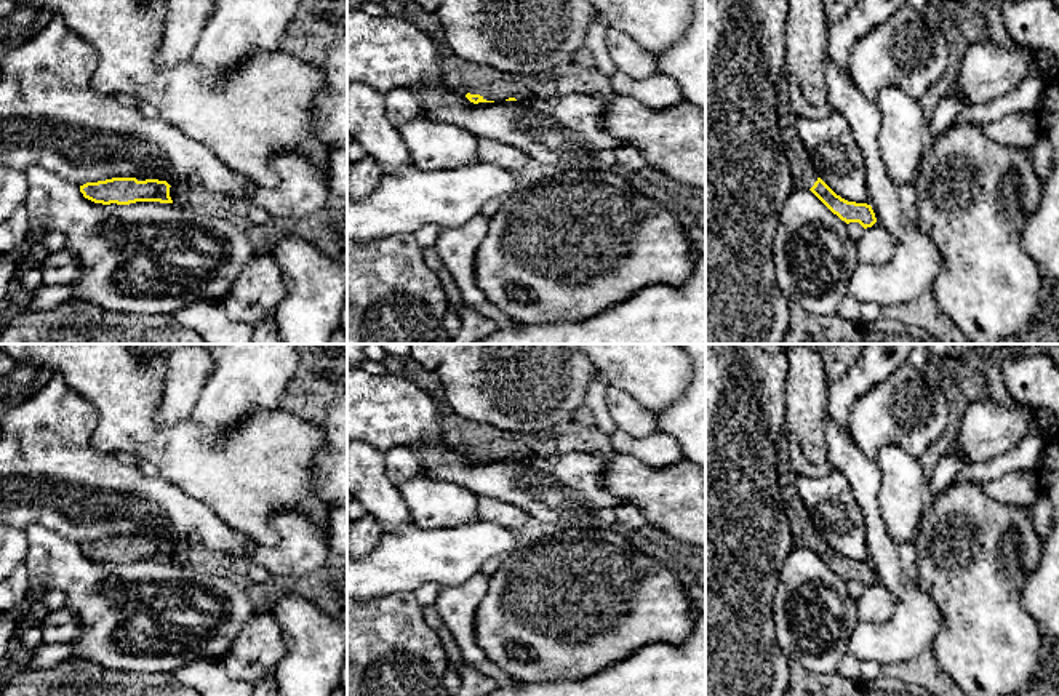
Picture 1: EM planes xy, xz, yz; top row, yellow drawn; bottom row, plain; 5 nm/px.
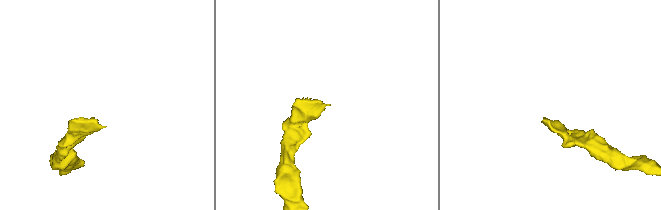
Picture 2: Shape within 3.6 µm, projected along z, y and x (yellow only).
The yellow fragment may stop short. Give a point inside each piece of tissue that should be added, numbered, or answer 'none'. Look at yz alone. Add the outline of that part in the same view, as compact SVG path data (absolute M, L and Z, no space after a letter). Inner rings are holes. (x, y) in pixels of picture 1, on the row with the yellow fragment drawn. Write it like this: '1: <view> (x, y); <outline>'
1: yz (803, 173); M787 72L777 80L777 126L785 147L785 155L792 168L793 187L809 190L819 174L811 165L811 160L798 138L798 115L792 107Z

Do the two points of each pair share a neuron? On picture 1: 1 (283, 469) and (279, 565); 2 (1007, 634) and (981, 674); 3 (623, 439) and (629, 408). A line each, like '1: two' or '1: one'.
1: two
2: one
3: two

